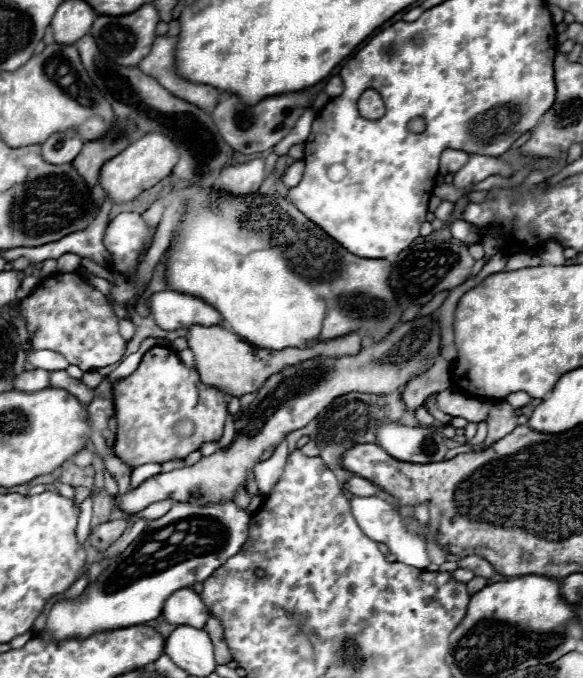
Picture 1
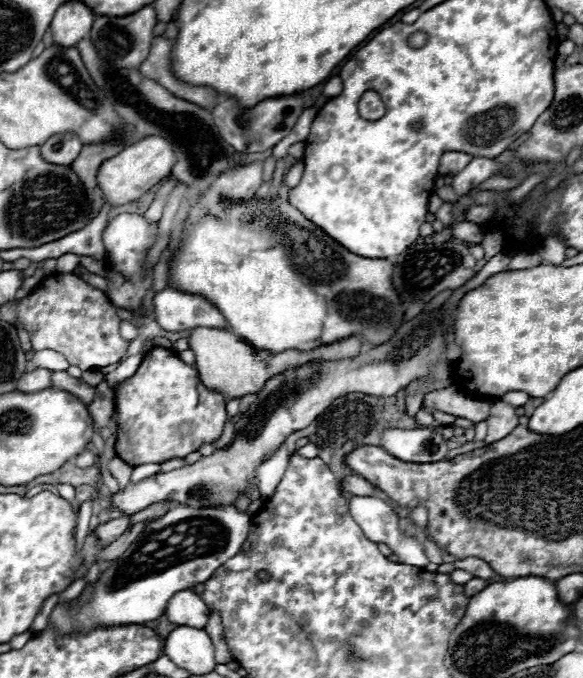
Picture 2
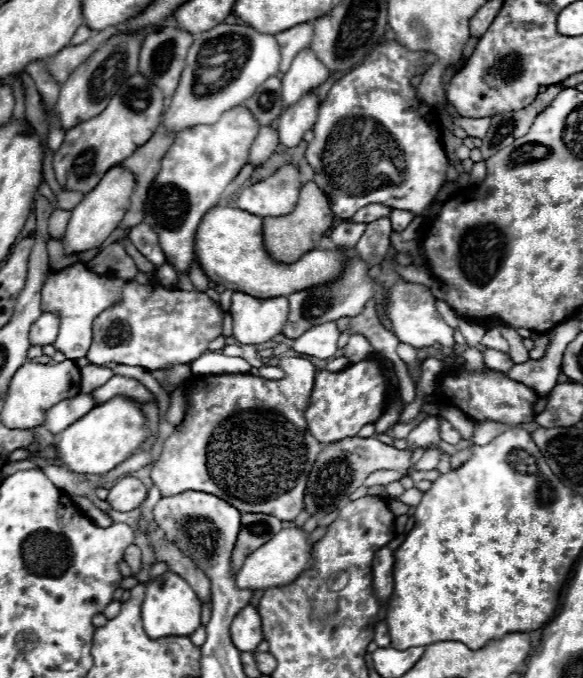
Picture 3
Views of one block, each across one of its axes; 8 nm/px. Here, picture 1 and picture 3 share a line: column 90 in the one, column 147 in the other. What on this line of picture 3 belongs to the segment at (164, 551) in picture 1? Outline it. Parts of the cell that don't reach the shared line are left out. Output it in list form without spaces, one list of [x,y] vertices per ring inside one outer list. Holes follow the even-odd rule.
[[[166,572],[150,582],[146,582],[146,594],[142,602],[142,624],[150,638],[162,636],[188,636],[200,626],[200,598],[188,586],[184,578],[174,572]]]

